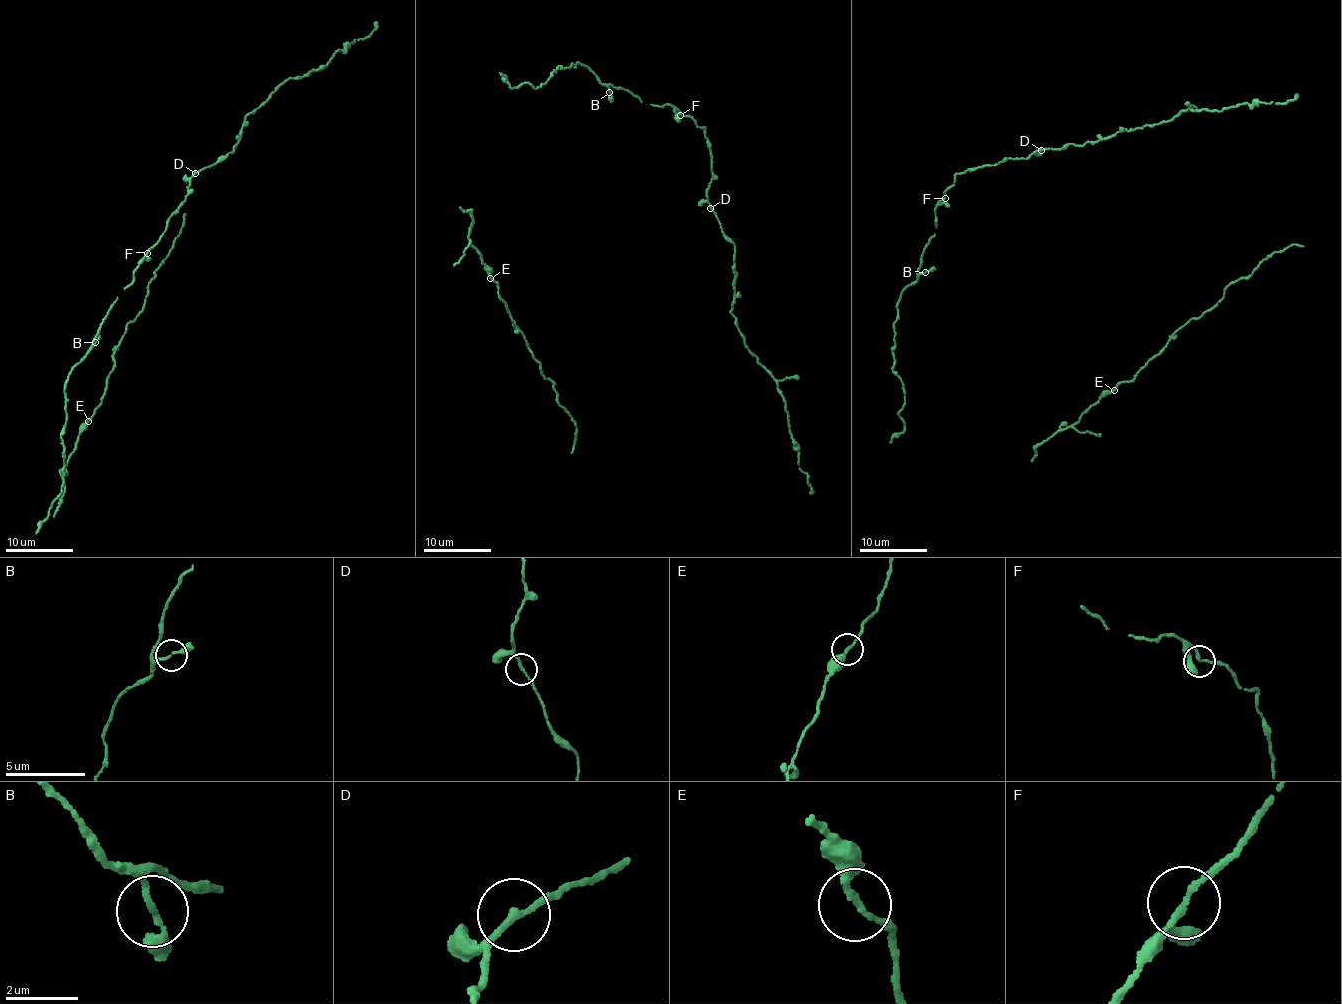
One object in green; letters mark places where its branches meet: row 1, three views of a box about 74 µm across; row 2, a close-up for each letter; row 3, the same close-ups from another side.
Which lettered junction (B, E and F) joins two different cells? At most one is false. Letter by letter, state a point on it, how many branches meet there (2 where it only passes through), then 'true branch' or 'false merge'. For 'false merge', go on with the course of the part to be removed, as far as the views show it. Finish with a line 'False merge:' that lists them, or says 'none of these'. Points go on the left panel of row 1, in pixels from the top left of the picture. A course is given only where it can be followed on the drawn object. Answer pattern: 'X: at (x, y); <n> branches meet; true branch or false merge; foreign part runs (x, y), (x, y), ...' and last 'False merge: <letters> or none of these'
B: at (95, 342); 2 branches meet; true branch
E: at (88, 421); 2 branches meet; true branch
F: at (147, 253); 2 branches meet; true branch
False merge: none of these

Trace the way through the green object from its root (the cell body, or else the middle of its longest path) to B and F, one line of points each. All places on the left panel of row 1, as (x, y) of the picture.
B: (65, 394), (69, 373), (94, 341)
F: (65, 394), (69, 373), (87, 353), (108, 310), (133, 280), (133, 270), (147, 253)

